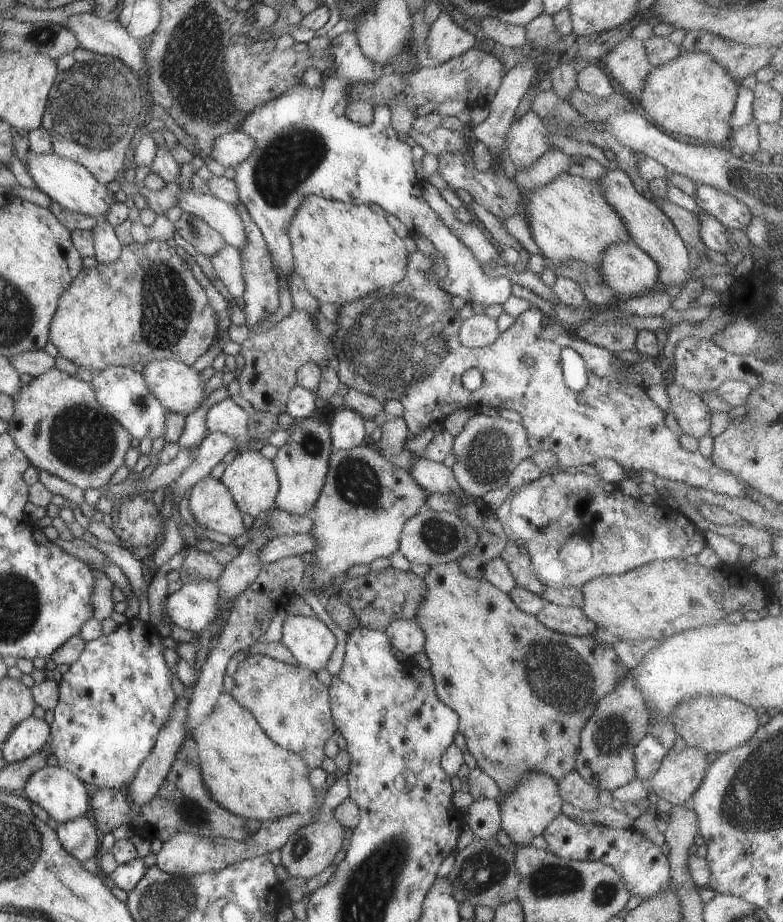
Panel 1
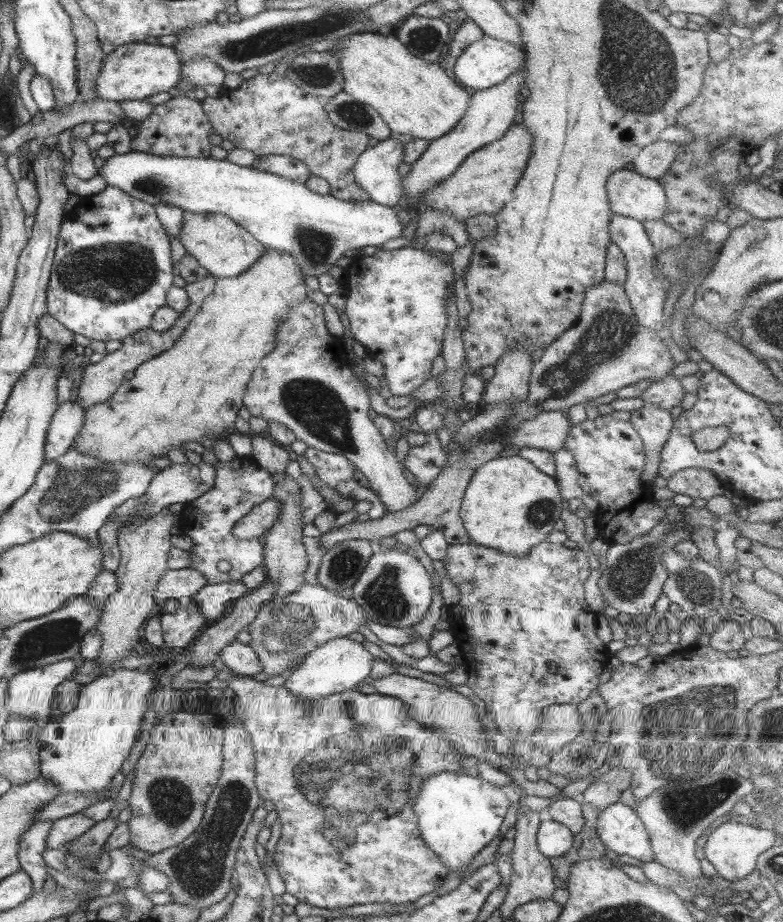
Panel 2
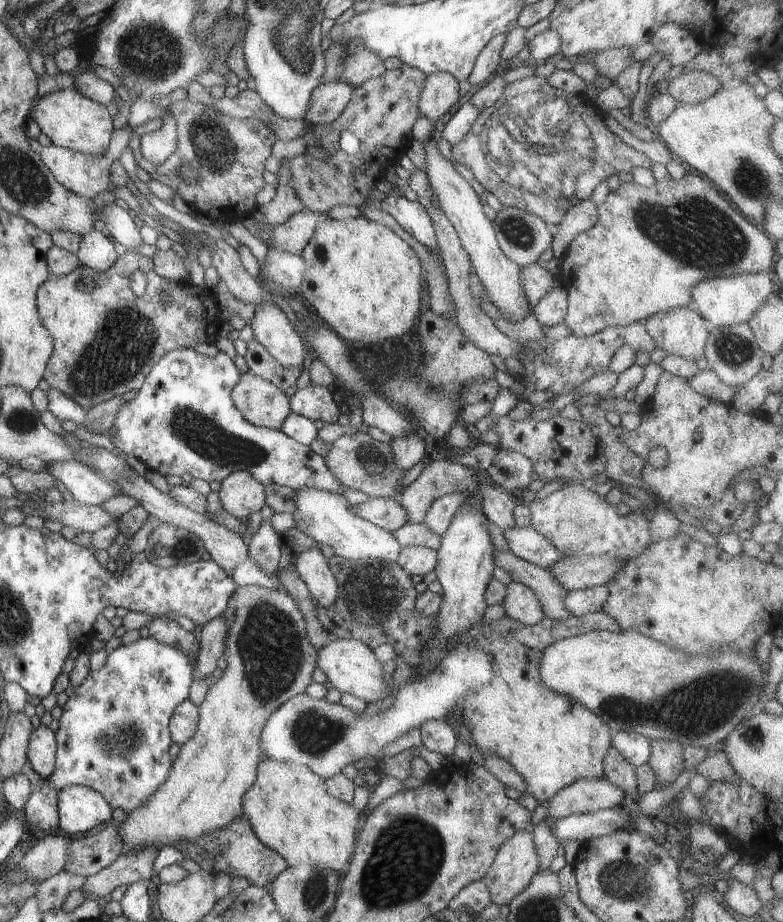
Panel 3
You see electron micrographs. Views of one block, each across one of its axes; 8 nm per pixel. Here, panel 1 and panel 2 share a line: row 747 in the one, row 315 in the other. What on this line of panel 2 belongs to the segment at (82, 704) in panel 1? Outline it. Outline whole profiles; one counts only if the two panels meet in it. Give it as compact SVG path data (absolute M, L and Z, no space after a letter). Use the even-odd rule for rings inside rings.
M106 186L99 193L93 193L88 197L80 197L79 202L66 214L65 219L60 225L58 232L54 257L52 258L52 266L50 278L45 294L46 314L54 318L59 324L63 325L67 330L75 334L86 336L90 340L99 340L101 342L109 342L109 340L121 340L125 336L129 336L135 330L142 330L149 327L151 316L165 305L165 296L167 290L172 286L172 277L175 274L171 263L171 254L169 252L169 239L163 227L160 226L156 213L151 205L146 204L129 194L122 192L115 186Z

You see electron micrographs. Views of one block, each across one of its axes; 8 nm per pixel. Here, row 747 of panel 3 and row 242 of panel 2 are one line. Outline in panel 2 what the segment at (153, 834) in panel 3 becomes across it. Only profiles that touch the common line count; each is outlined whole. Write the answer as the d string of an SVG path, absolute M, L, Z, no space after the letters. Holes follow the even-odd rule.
M184 212L183 225L178 240L187 255L193 256L206 272L215 278L232 278L246 272L247 268L263 254L264 245L259 244L247 231L221 214L194 214Z

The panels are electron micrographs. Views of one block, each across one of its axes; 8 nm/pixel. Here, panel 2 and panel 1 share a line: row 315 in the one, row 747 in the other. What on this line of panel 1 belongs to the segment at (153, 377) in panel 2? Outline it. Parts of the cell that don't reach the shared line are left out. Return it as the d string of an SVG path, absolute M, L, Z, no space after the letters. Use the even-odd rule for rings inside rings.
M229 693L219 694L213 710L199 722L189 738L199 758L199 776L203 788L221 808L249 820L277 820L289 814L303 814L315 802L315 790L309 784L309 770L299 754L276 745L258 725L245 706L237 704Z

